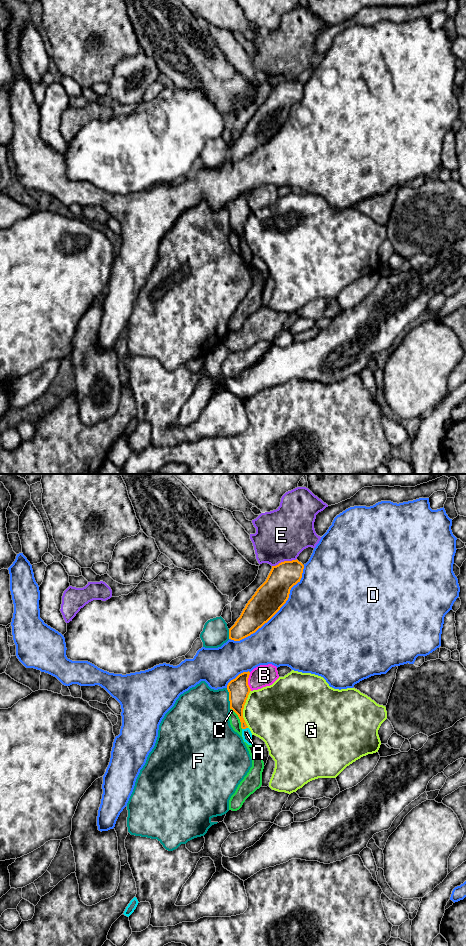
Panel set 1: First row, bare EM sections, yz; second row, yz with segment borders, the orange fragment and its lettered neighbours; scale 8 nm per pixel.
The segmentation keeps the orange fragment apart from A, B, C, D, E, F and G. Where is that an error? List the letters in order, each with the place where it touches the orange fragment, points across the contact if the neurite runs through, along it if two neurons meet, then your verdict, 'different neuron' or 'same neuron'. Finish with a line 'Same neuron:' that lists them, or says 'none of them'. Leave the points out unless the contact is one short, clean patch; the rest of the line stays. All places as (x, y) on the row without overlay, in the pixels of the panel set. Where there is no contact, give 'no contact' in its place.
A: meets orange in yz at (244, 248); runs through yz (237, 218), (237, 227), (244, 248), (246, 253); same neuron
B: meets orange in yz at (247, 201); different neuron
C: meets orange in yz at (239, 238); different neuron
D: meets orange in yz at (276, 132); different neuron
E: meets orange in yz at (284, 81); border along yz (296, 78), (290, 81), (281, 81), (272, 86); different neuron
F: meets orange in yz at (229, 218); different neuron
G: meets orange in yz at (243, 228); different neuron
Same neuron: A

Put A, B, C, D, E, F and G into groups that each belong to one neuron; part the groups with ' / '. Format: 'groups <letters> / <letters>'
groups A / B / C / D / E / F / G

